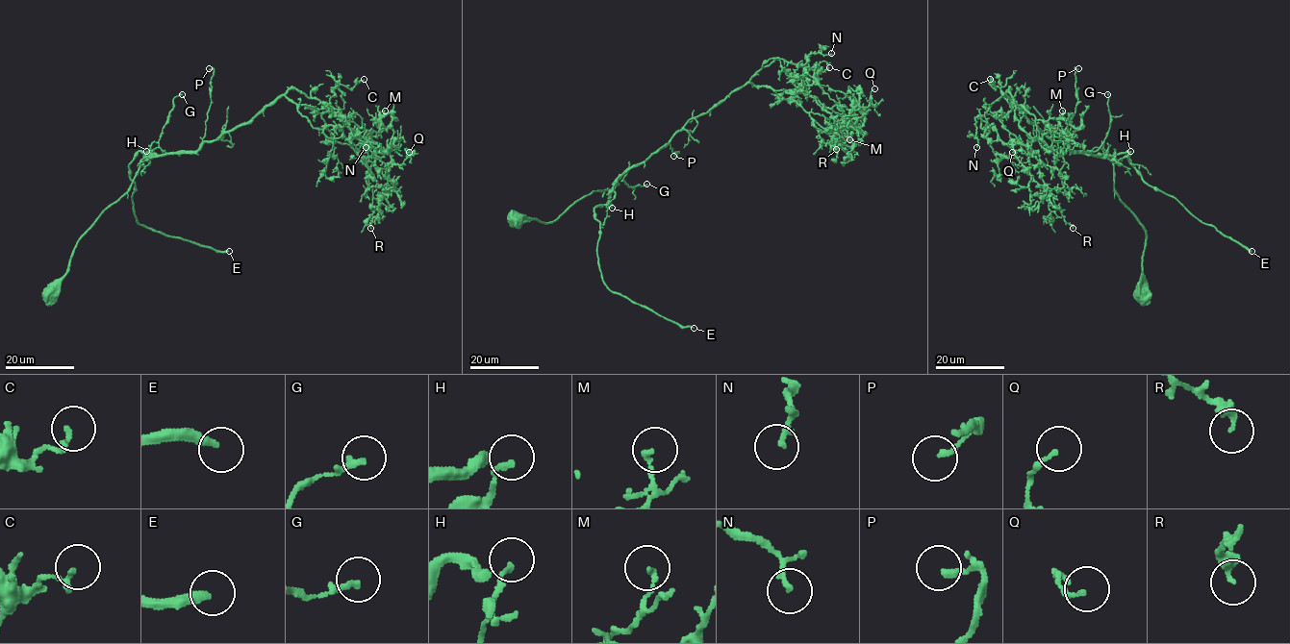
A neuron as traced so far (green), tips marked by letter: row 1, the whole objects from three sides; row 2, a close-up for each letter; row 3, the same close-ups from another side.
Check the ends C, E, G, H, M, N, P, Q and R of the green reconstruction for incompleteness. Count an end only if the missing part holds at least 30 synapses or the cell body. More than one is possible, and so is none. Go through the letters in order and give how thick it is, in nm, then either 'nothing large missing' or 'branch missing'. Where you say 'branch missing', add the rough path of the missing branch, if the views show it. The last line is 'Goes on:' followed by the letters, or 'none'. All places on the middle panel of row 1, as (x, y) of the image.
C: 170 nm thick; nothing large missing
E: 280 nm thick; branch missing
G: 200 nm thick; nothing large missing
H: 180 nm thick; nothing large missing
M: 150 nm thick; nothing large missing
N: 120 nm thick; nothing large missing
P: 180 nm thick; nothing large missing
Q: 160 nm thick; nothing large missing
R: 220 nm thick; nothing large missing
Goes on: E

